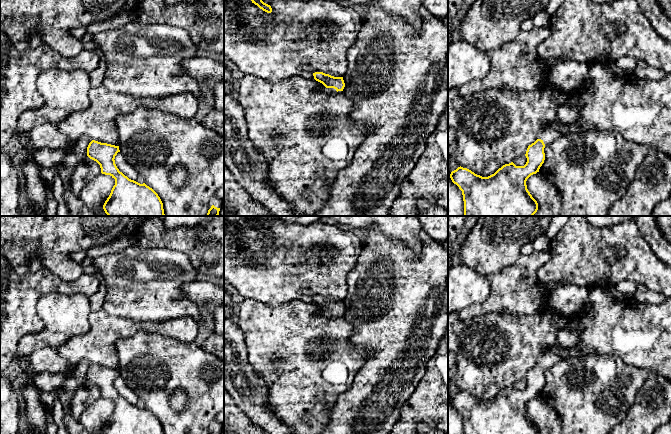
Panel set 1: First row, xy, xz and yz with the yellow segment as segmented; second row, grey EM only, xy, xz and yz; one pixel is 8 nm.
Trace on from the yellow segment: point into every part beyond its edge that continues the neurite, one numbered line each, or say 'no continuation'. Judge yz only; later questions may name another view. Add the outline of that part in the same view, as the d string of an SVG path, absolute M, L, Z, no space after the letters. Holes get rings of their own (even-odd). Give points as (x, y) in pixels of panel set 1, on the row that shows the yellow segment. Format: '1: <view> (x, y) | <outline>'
1: yz (548, 135) | M546 128L538 135L538 139L541 139L545 146L547 146L560 136L562 136L562 133L560 133L558 130Z

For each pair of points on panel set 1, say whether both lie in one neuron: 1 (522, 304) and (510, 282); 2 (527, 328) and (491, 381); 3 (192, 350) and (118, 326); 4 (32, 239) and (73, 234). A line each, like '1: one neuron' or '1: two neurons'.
1: one neuron
2: one neuron
3: two neurons
4: one neuron

